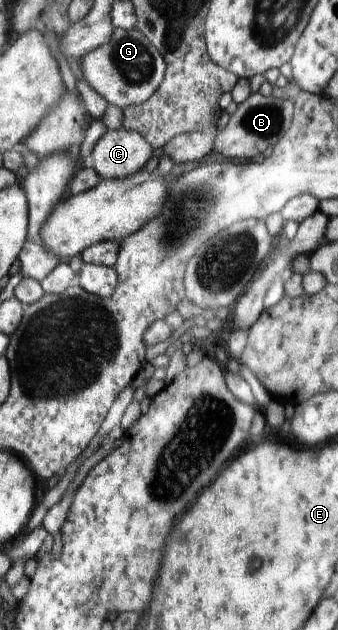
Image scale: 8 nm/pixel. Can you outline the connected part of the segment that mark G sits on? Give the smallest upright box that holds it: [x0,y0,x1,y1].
[81,28,166,110]

